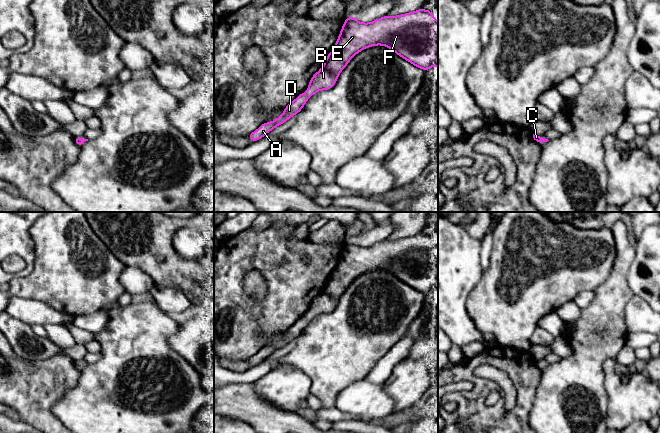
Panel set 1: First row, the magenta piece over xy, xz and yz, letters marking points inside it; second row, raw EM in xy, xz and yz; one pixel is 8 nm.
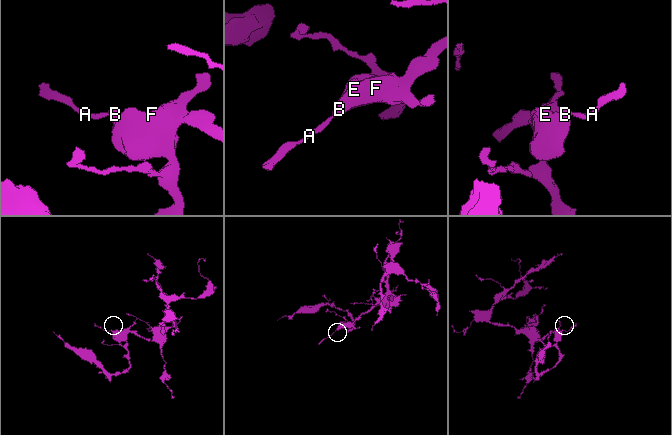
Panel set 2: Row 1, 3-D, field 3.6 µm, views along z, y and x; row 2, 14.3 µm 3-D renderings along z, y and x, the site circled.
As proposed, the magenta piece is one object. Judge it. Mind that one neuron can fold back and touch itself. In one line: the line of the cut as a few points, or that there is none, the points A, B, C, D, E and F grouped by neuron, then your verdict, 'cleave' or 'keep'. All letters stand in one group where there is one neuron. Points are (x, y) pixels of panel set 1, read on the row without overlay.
no cut | A B C D E F | keep

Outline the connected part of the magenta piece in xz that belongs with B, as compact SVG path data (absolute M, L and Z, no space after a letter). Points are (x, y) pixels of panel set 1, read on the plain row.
M424 233L398 240L387 239L370 247L347 241L324 289L312 300L308 315L288 328L280 341L262 348L252 356L249 364L260 364L276 350L300 336L310 320L320 314L332 312L352 281L375 269L387 270L424 295L432 290L438 291L438 246L431 234Z

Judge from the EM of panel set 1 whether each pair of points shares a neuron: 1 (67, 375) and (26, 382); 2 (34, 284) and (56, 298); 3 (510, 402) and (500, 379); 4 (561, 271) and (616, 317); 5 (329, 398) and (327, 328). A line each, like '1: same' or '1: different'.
1: same
2: same
3: same
4: different
5: same

